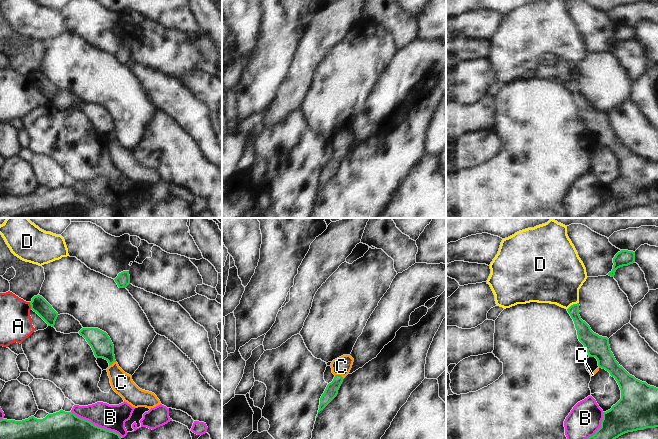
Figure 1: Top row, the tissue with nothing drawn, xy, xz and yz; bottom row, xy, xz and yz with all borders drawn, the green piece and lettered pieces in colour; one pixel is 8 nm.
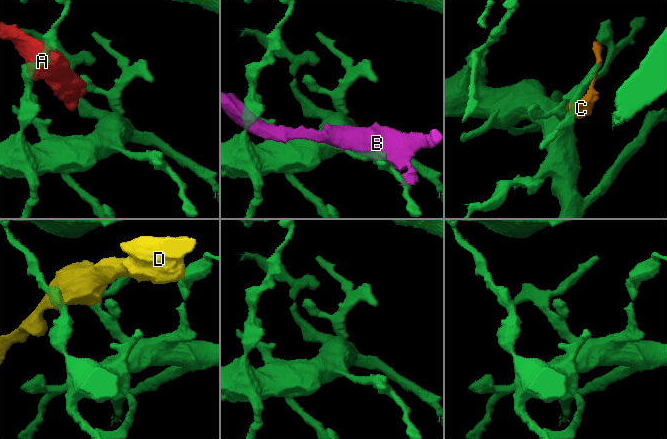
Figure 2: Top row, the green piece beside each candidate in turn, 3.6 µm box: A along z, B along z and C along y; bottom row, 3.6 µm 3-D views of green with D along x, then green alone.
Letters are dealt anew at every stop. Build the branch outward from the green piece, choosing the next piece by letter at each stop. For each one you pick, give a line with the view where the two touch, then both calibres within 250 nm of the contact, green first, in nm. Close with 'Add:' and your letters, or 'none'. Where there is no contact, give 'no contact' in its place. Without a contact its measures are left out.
C: xz | 110/140 nm
Add: C

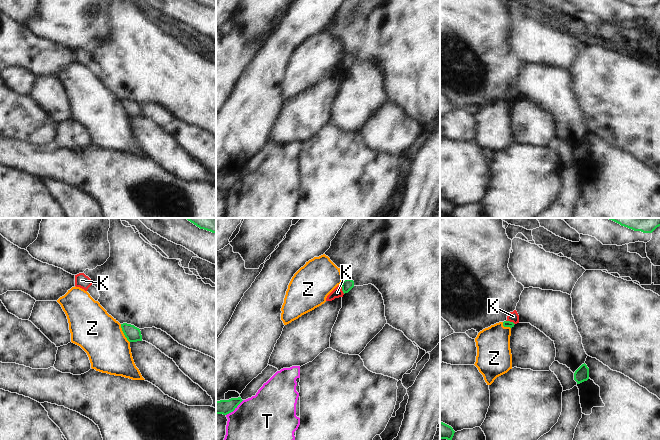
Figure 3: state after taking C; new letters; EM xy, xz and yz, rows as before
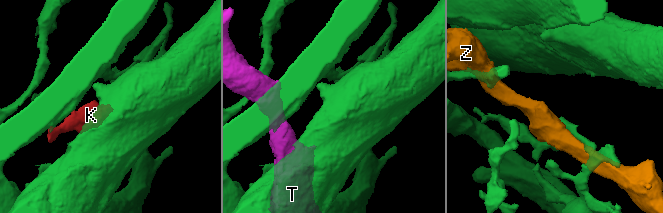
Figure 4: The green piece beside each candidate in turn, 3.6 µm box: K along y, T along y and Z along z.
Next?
Add: none

